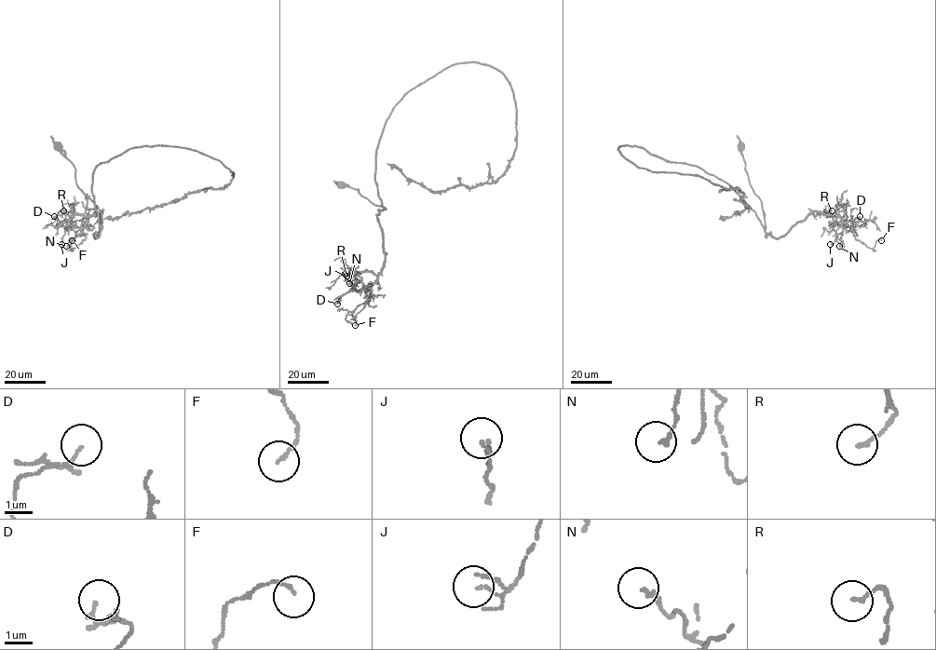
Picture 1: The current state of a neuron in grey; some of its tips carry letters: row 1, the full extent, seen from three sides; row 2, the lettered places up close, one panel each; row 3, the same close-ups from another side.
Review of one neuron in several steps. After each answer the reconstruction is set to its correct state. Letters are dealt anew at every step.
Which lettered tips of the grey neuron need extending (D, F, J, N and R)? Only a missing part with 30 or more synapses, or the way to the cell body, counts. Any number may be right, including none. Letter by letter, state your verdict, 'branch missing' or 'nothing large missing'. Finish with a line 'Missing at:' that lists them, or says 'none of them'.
D: nothing large missing
F: nothing large missing
J: nothing large missing
N: nothing large missing
R: nothing large missing
Missing at: none of them

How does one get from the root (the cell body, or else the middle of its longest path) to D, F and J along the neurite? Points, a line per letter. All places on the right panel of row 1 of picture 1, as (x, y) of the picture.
D: (740, 146), (750, 184), (761, 201), (766, 237), (770, 233), (782, 237), (815, 211), (847, 226), (860, 216)
F: (740, 146), (766, 237), (782, 237), (820, 211), (836, 214), (868, 248), (881, 240)
J: (740, 146), (766, 237), (782, 237), (820, 211), (833, 220), (836, 237), (830, 244)

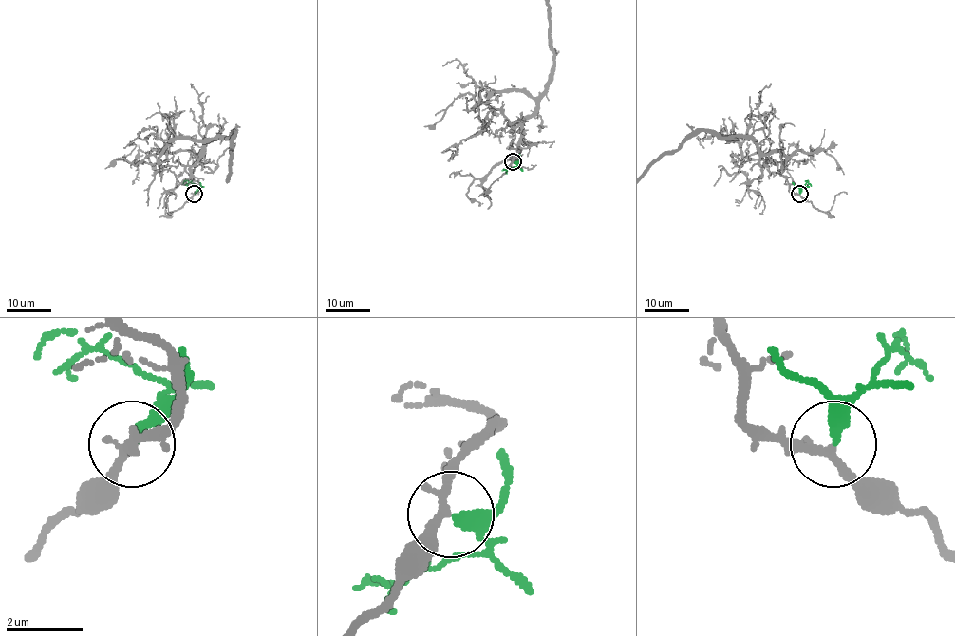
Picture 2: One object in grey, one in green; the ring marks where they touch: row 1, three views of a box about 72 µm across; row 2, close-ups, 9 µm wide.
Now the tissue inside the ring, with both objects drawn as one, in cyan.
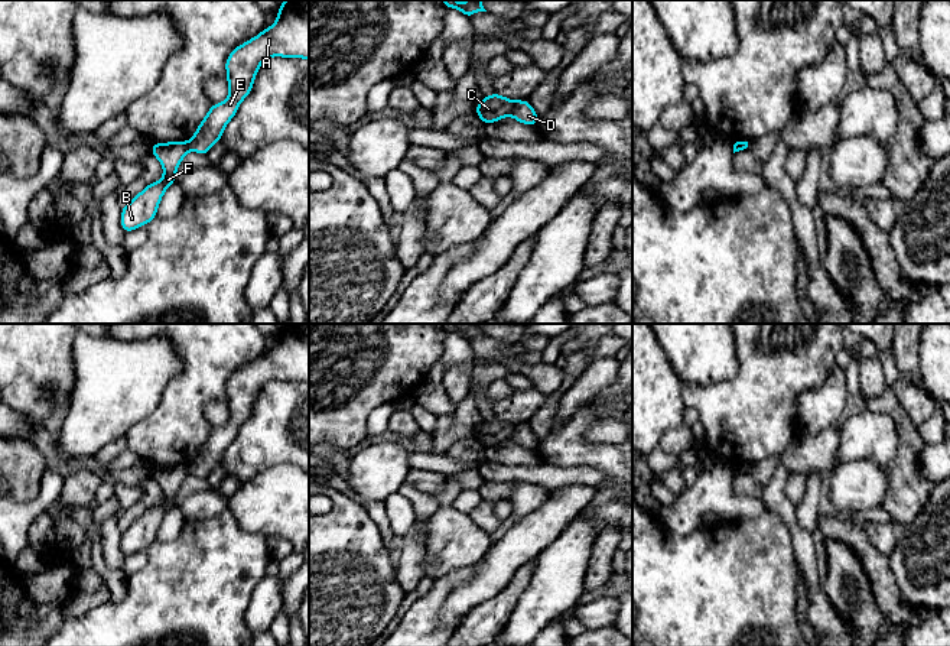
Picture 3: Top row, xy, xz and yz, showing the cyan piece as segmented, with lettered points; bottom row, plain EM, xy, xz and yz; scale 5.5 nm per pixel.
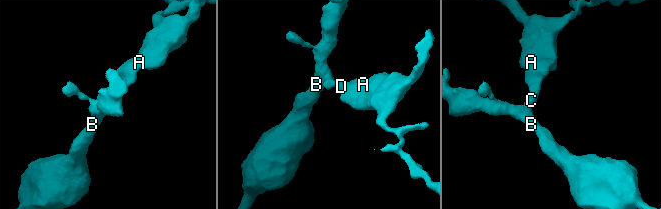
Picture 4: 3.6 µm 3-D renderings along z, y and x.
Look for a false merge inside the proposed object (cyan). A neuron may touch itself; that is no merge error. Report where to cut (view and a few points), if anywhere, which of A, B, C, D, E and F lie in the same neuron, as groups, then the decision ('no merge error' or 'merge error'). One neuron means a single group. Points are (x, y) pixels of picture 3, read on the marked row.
xz (514, 103), (510, 114) | A D E / B C F | merge error

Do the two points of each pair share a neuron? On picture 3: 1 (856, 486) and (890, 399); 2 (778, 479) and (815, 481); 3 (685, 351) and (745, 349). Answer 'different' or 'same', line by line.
1: different
2: different
3: different

